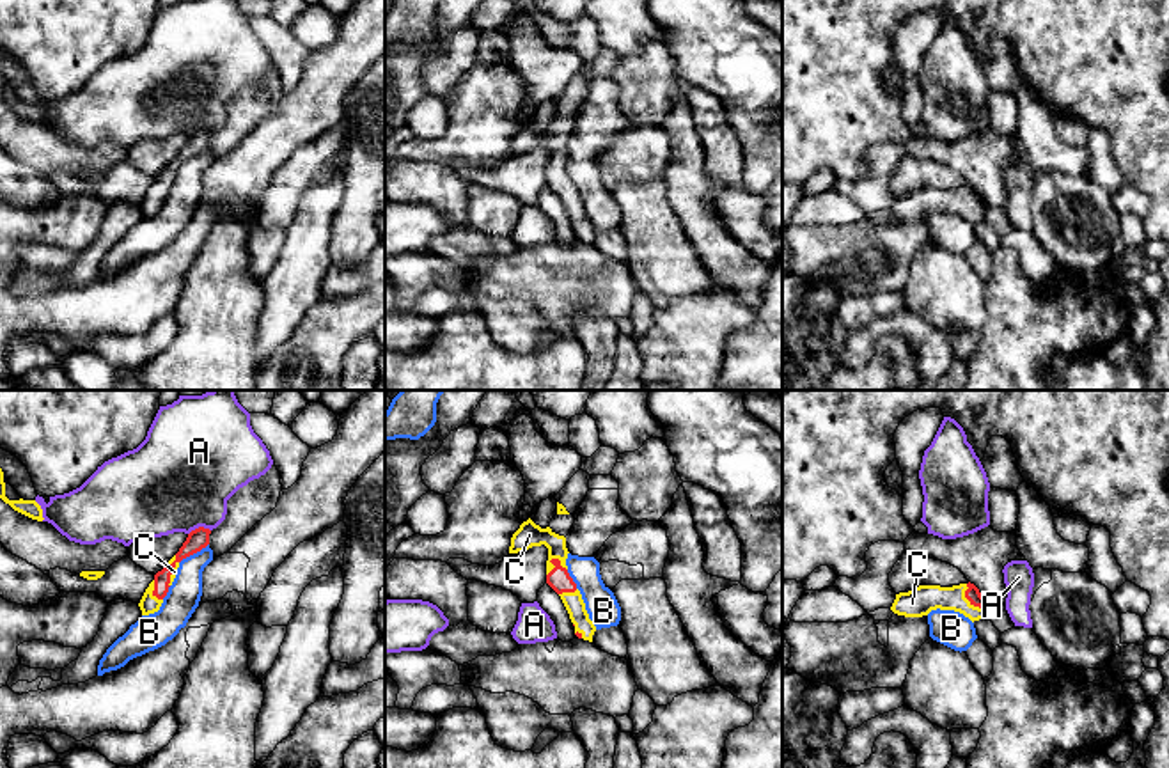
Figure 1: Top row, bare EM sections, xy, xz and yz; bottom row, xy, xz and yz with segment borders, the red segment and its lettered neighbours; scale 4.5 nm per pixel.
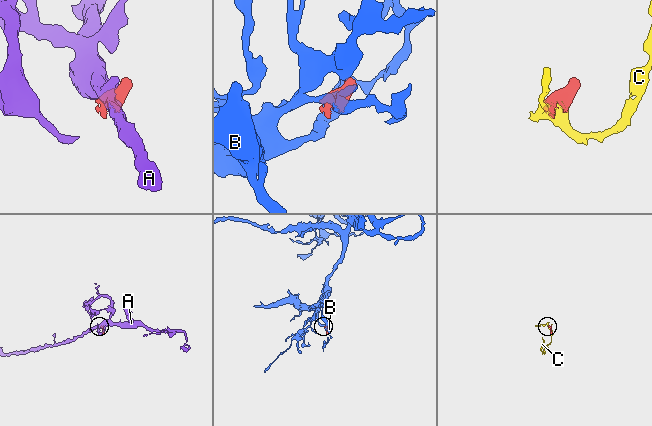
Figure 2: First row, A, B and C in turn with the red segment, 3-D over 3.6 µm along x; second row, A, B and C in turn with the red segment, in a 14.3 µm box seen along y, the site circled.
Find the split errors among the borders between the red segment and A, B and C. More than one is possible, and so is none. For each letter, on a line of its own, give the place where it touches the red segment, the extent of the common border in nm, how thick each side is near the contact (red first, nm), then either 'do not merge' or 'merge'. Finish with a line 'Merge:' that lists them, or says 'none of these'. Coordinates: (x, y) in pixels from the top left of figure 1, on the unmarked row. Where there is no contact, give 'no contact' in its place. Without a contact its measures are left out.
A: meets red in xy at (199, 130); contact 110 nm long; 90 nm thick on the red side, 480 nm on the other; do not merge
B: meets red in xy at (194, 155); contact 160 nm long; 90 nm thick on the red side, 150 nm on the other; do not merge
C: meets red in yz at (967, 201); contact 140 nm long; 70 nm thick on the red side, 130 nm on the other; merge
Merge: C

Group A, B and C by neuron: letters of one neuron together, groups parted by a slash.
A / B / C

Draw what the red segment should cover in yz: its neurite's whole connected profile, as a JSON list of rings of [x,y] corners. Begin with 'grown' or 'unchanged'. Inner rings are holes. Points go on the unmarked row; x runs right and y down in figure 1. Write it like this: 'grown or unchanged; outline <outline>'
grown; outline [[[960,186],[953,190],[919,188],[908,195],[896,197],[890,213],[905,220],[922,220],[931,213],[954,213],[969,220],[972,225],[986,220],[986,202],[974,186]]]

